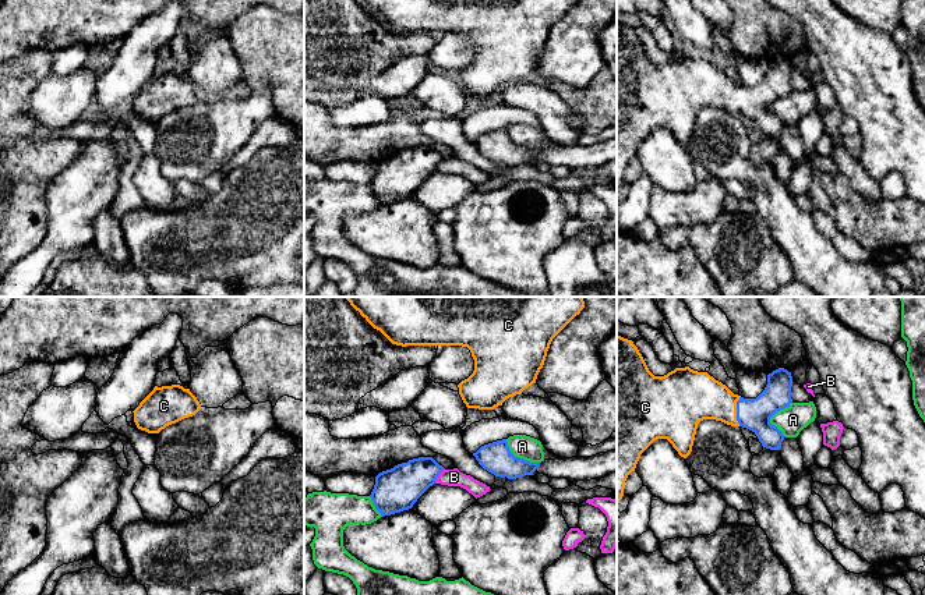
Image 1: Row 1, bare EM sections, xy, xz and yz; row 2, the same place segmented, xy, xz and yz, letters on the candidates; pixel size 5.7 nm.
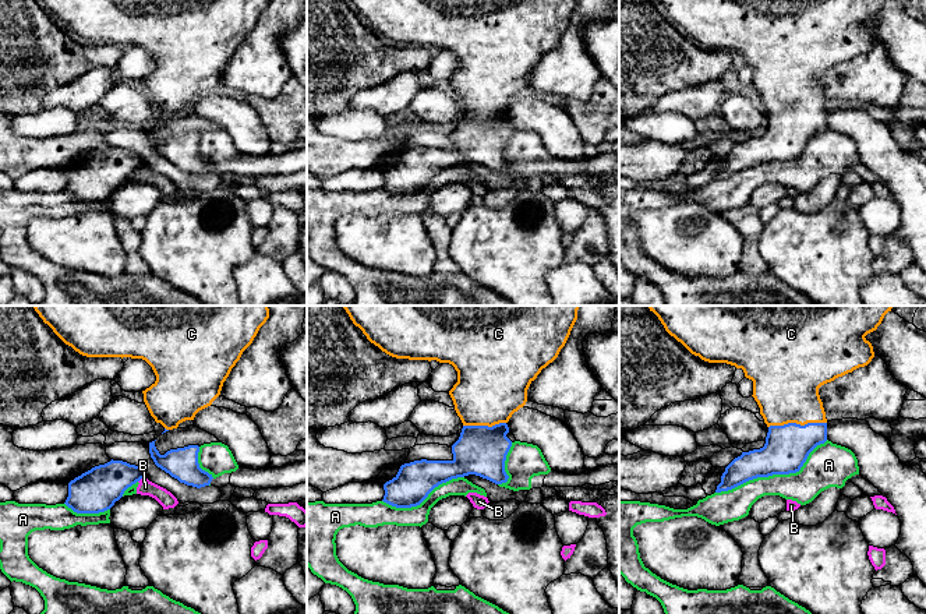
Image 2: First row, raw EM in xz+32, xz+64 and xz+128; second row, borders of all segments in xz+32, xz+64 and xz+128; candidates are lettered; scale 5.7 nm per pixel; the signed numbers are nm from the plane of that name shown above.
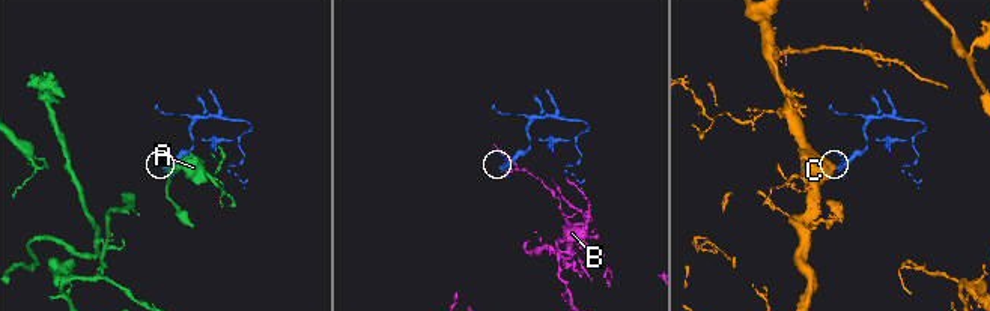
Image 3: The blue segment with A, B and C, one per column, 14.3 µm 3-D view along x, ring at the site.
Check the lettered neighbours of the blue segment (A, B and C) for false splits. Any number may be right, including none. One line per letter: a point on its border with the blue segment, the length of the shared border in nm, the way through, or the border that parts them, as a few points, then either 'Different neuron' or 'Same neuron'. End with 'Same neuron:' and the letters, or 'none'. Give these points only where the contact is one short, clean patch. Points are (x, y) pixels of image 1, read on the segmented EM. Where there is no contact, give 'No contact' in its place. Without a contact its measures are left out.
A: Touches blue at yz (770, 417). Shared border 220 nm. Different neuron
B: Touches blue at xz (438, 474). Shared border 110 nm. Different neuron
C: Touches blue at yz (737, 411). Shared border 180 nm. Path across: yz (754, 414), (737, 411), (715, 400), (696, 396). Same neuron
Same neuron: C

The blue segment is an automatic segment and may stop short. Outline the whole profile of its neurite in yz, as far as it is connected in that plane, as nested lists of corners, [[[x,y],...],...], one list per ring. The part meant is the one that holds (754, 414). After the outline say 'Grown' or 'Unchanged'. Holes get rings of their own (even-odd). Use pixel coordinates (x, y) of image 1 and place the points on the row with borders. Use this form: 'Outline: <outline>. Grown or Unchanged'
Outline: [[[617,334],[617,520],[625,481],[635,471],[640,454],[657,439],[667,439],[678,454],[686,458],[692,451],[698,424],[716,419],[746,428],[758,436],[763,447],[780,450],[785,436],[770,424],[770,418],[792,403],[791,386],[791,372],[784,368],[767,375],[767,385],[756,399],[734,394],[707,372],[698,372],[689,366],[654,376],[633,341]]]. Grown

